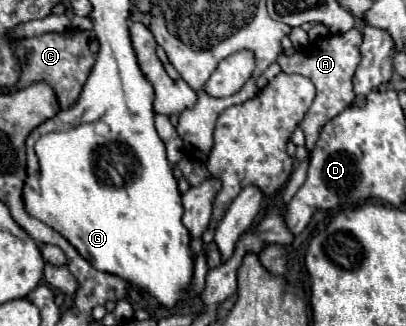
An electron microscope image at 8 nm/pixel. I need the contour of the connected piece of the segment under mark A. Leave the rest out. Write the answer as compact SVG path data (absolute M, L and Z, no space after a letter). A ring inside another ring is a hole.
M352 29L352 31L346 31L344 35L328 35L324 39L318 39L312 45L296 51L292 57L286 57L286 55L278 57L278 65L282 67L284 73L300 73L300 75L308 77L316 87L314 103L302 119L302 131L306 135L308 155L312 153L312 147L314 147L324 123L334 119L340 111L344 111L346 107L350 107L354 103L352 77L360 63L360 43L362 43L362 33L358 29Z

